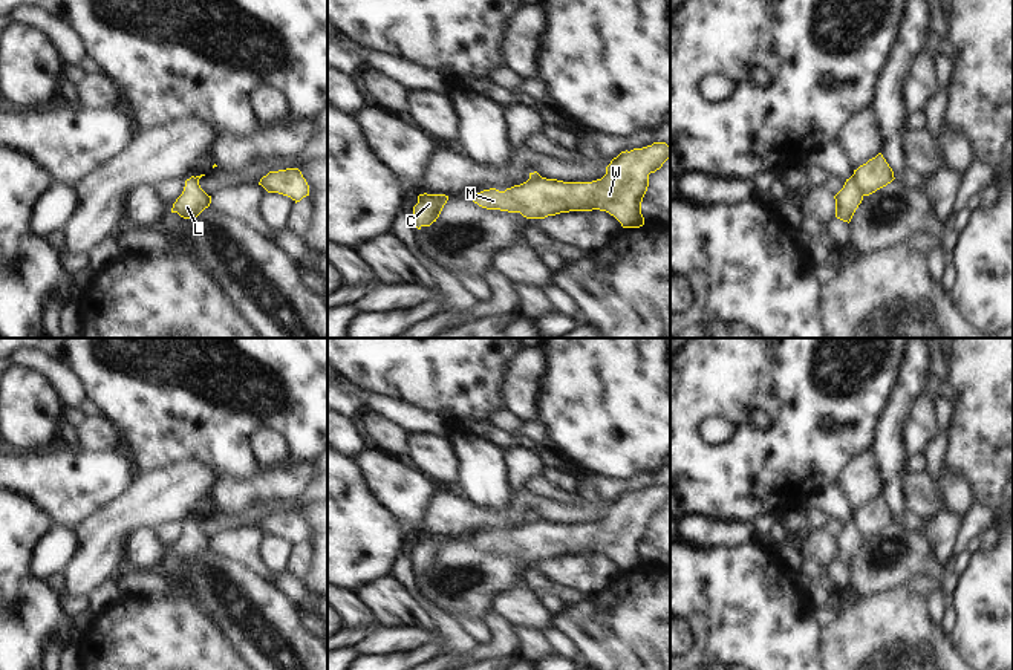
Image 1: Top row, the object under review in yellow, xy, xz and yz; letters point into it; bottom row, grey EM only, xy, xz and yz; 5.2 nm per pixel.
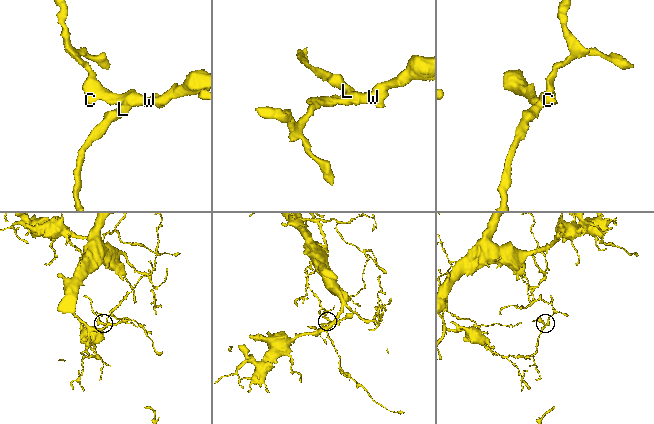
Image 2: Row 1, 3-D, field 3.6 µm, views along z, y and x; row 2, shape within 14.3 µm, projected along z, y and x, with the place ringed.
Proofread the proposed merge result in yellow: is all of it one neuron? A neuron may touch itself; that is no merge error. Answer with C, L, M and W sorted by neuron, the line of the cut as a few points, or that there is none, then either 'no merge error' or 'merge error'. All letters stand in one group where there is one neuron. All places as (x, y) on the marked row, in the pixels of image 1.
C M W / L | yz (850, 178), (863, 195) | merge error

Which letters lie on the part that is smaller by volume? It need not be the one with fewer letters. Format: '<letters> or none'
C, M, W

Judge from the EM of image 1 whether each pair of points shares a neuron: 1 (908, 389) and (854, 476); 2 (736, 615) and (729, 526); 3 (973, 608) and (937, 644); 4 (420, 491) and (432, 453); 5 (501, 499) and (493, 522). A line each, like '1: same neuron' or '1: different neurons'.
1: different neurons
2: different neurons
3: different neurons
4: different neurons
5: different neurons

